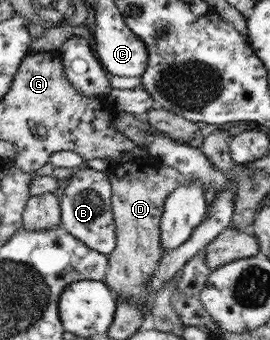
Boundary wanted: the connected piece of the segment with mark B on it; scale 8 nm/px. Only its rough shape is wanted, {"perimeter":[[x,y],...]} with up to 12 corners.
{"perimeter":[[81,166],[62,193],[61,226],[93,251],[116,248],[106,172]]}

